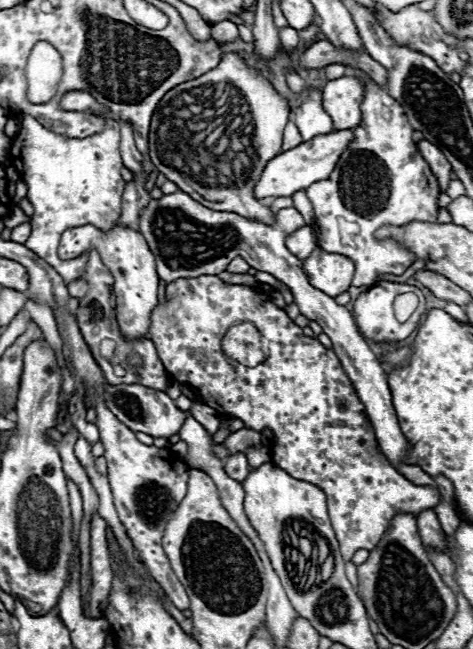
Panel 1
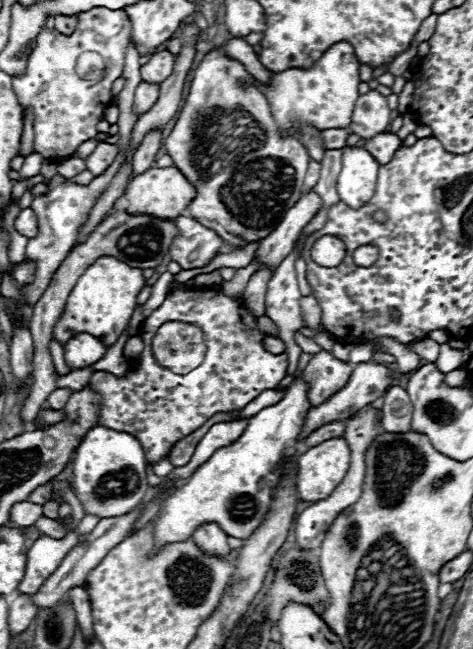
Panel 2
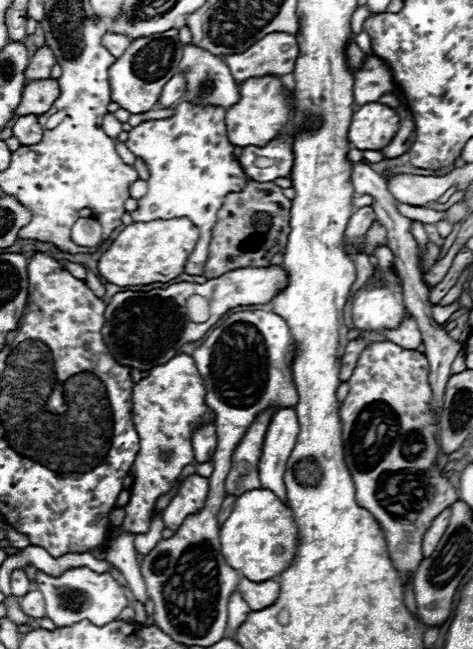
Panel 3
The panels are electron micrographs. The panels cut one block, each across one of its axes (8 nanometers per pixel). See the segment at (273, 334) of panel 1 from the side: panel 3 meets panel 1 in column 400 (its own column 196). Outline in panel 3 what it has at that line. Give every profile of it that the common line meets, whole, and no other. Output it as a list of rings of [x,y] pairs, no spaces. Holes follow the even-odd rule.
[[[198,474],[188,476],[184,484],[180,486],[178,494],[172,498],[172,502],[162,512],[164,526],[176,532],[178,526],[184,522],[184,518],[204,508],[206,496],[208,496],[208,478],[202,478]]]

